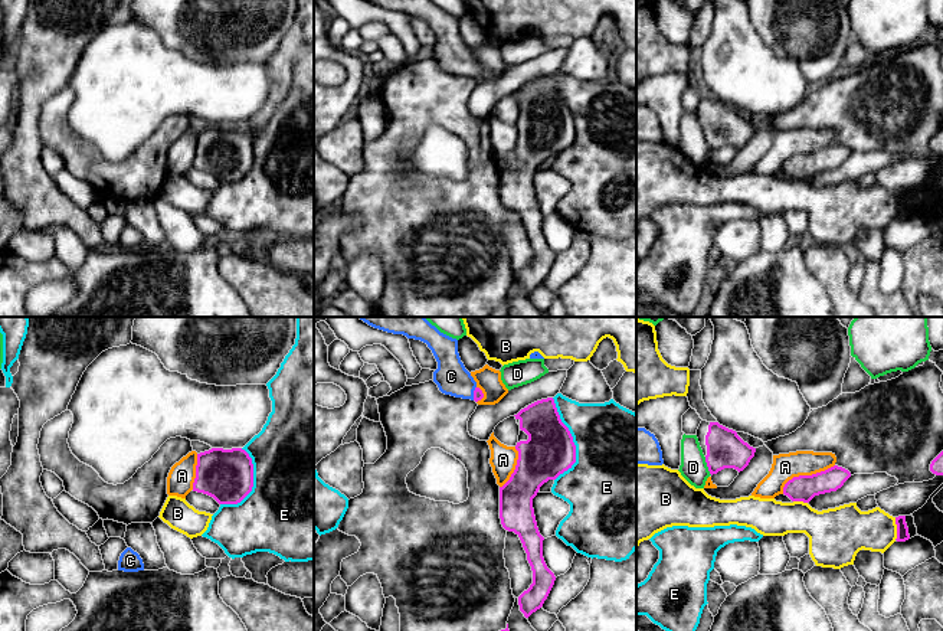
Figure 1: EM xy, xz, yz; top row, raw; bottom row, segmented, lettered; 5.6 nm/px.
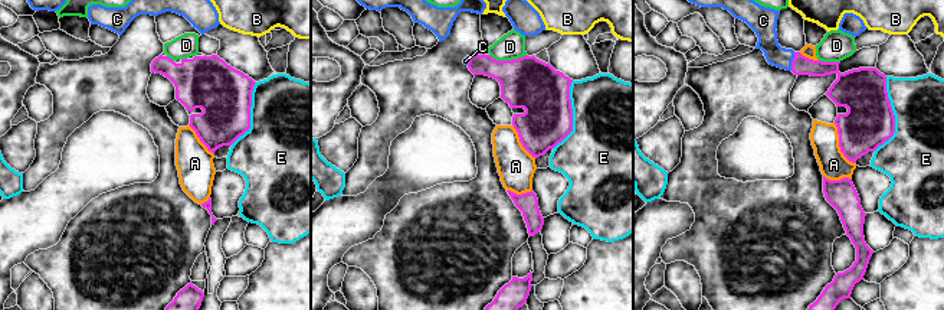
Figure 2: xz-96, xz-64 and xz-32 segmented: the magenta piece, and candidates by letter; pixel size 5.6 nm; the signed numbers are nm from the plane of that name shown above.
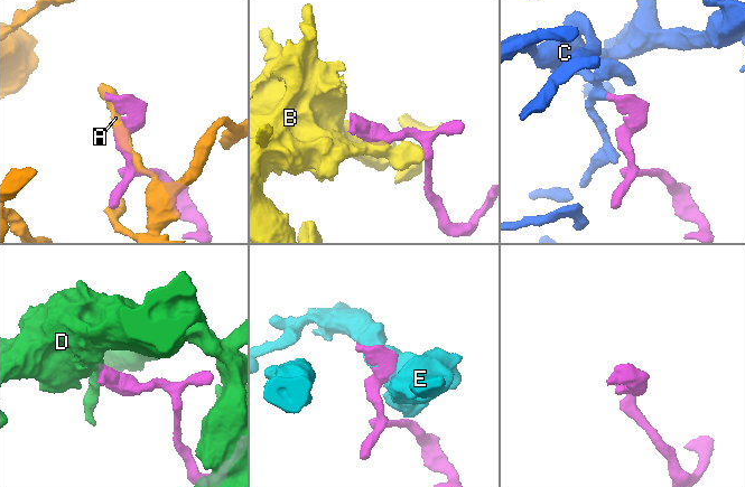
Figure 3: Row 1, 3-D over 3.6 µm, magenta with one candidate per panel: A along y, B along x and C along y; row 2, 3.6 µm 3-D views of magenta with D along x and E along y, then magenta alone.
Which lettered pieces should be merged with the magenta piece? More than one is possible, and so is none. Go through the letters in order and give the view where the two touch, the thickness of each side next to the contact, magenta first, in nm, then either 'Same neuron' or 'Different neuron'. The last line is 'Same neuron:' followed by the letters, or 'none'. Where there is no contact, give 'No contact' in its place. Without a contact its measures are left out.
A: Touches magenta in yz. Thickness 140 nm (magenta) against 150 nm. Same neuron
B: Touches magenta in yz. Thickness 70 nm (magenta) against 240 nm. Different neuron
C: Touches magenta in xz. Thickness 60 nm (magenta) against 190 nm. Different neuron
D: Touches magenta in yz. Thickness 200 nm (magenta) against 150 nm. Different neuron
E: Touches magenta in xz. Thickness 280 nm (magenta) against 440 nm. Different neuron
Same neuron: A

